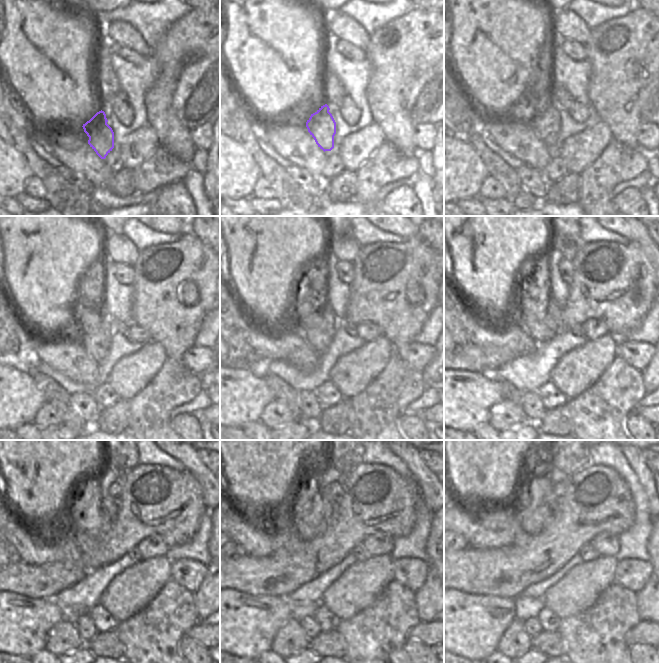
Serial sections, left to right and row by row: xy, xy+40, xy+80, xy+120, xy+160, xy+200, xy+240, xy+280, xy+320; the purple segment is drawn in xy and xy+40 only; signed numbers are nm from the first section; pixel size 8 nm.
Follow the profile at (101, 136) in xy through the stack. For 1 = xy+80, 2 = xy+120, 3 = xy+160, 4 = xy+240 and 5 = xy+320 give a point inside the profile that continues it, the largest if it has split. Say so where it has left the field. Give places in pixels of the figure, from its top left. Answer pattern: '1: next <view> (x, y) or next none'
1: next xy+80 (545, 118)
2: next xy+120 (95, 327)
3: next xy+160 (318, 323)
4: next xy+240 (85, 498)
5: next xy+320 (535, 494)

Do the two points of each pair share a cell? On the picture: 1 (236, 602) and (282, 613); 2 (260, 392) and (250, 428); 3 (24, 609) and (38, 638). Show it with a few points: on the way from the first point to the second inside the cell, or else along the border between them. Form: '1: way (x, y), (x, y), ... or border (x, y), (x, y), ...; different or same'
1: way (247, 613), (271, 613); same
2: border (259, 420), (247, 422), (240, 427); different
3: way (24, 616), (37, 631); same

